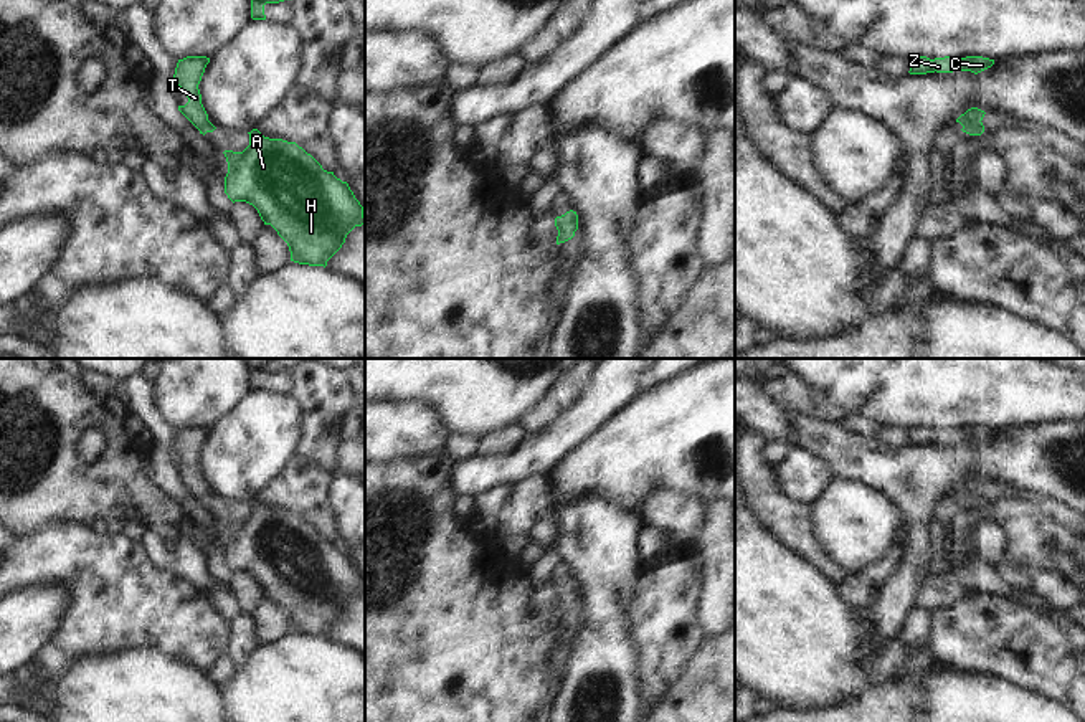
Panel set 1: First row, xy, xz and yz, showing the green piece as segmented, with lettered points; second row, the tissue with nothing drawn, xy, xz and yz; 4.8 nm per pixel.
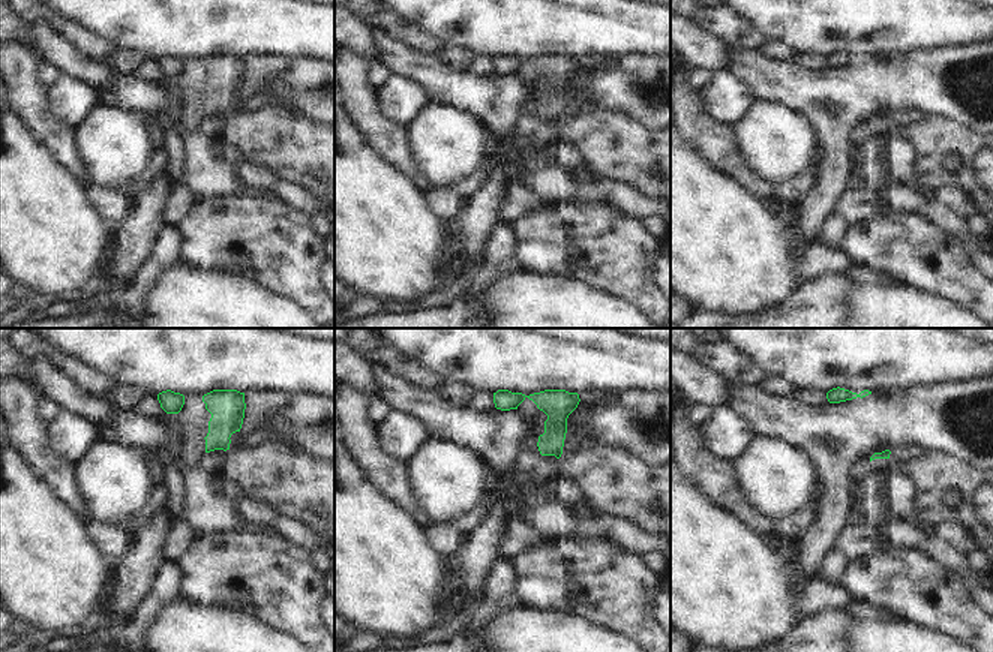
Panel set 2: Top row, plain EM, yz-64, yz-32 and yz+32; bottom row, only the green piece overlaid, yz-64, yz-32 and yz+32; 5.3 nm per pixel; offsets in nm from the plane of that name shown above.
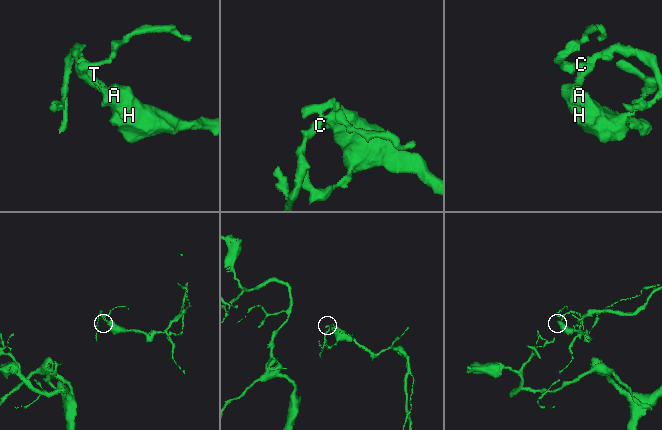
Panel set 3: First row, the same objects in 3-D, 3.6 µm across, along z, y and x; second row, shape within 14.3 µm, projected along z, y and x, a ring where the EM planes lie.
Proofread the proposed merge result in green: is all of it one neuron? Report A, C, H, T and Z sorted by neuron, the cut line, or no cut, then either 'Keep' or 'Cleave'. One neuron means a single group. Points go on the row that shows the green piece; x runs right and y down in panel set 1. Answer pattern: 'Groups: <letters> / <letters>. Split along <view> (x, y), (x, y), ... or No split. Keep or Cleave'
Groups: A C H T Z. No split. Keep

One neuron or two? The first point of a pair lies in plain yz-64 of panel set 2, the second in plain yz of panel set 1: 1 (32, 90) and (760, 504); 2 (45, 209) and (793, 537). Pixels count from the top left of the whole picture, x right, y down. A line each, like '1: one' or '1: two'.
1: one
2: two

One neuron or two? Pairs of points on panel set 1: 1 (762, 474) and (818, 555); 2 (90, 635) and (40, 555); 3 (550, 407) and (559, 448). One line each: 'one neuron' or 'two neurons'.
1: one neuron
2: one neuron
3: two neurons

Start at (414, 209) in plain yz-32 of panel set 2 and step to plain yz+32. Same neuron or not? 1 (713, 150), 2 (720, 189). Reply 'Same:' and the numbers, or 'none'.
Same: 2

